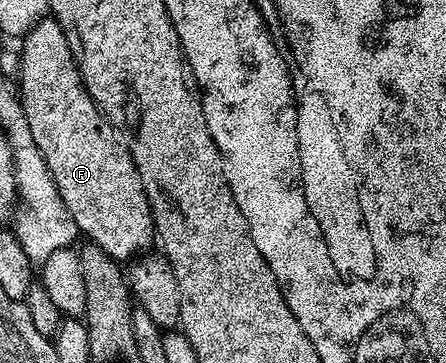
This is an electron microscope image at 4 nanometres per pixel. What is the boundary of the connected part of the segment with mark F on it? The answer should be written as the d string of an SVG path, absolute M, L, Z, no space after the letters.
M38 20L37 25L25 33L20 44L19 95L22 108L30 127L31 138L41 151L43 162L50 171L55 186L58 187L64 205L71 210L71 216L75 218L80 235L88 243L98 244L112 260L132 261L148 249L145 247L149 243L154 243L155 229L149 199L129 153L128 143L119 135L118 129L109 123L105 113L98 108L91 94L85 89L85 83L81 81L81 72L77 69L77 63L71 54L71 46L57 20Z

